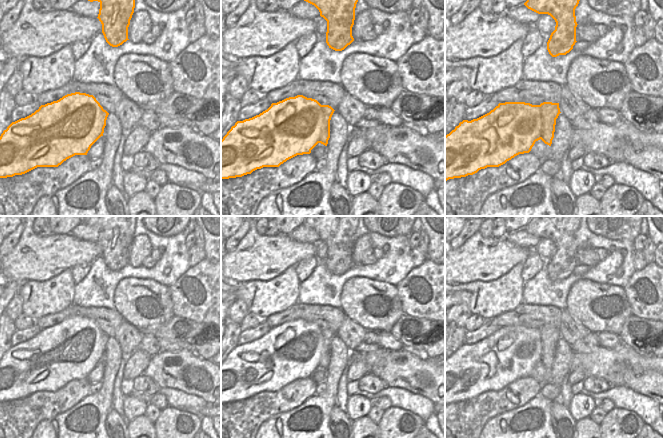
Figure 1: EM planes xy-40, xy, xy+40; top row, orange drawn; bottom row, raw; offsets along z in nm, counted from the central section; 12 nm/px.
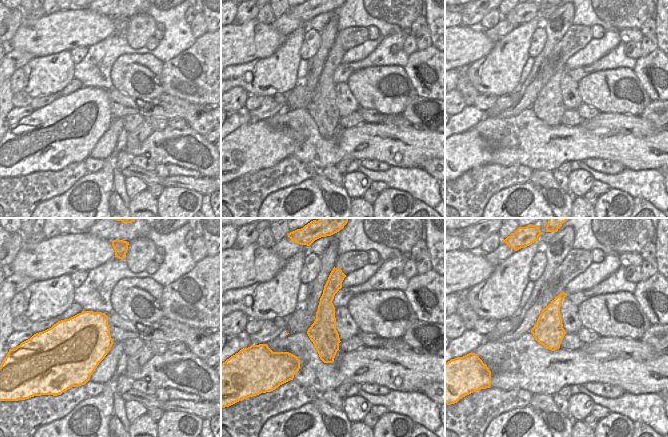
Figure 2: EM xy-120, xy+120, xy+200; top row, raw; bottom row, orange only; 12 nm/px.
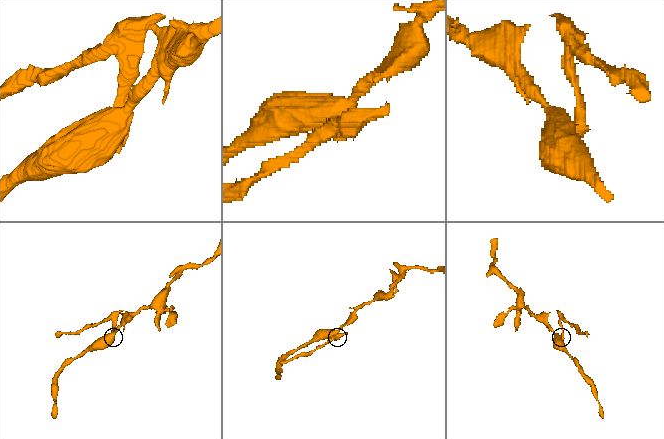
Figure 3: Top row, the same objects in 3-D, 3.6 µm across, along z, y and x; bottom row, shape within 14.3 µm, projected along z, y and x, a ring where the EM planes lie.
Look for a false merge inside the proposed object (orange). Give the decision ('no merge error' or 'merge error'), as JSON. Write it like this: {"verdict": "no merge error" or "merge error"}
{"verdict": "merge error"}

